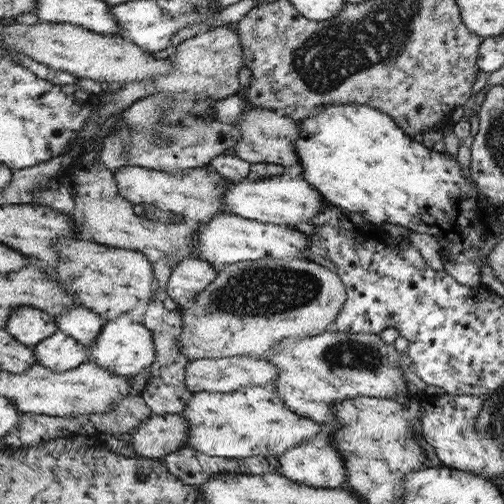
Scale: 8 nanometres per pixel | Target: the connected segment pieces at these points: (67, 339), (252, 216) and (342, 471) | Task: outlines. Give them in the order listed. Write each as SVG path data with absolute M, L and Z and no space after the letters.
M59 329L50 338L42 340L32 348L38 364L53 369L54 372L80 367L90 358L84 345Z
M288 174L270 177L269 179L250 180L248 177L226 187L225 202L231 215L246 217L248 220L265 221L268 224L288 225L292 227L300 222L309 223L325 210L326 198L314 184L310 184L300 174L292 177Z
M327 427L319 435L315 435L312 440L291 448L276 458L280 465L278 465L278 469L272 470L273 472L289 477L290 480L304 484L309 488L343 488L349 478L346 461L337 446L333 444L330 428Z

